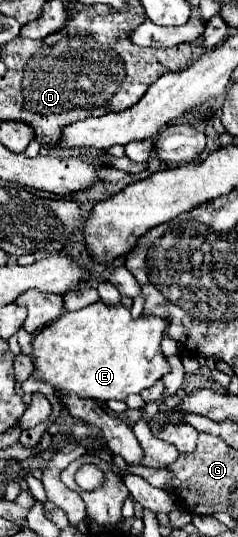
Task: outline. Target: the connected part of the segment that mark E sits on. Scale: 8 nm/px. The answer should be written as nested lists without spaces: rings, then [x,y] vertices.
[[[102,300],[88,304],[82,310],[66,312],[58,320],[44,326],[34,338],[34,358],[36,358],[36,374],[48,382],[52,388],[60,392],[72,392],[82,398],[92,400],[126,400],[130,394],[140,394],[144,388],[150,388],[156,380],[170,372],[170,364],[160,350],[162,336],[168,328],[168,320],[154,316],[132,318],[130,308],[118,304],[110,306]]]

